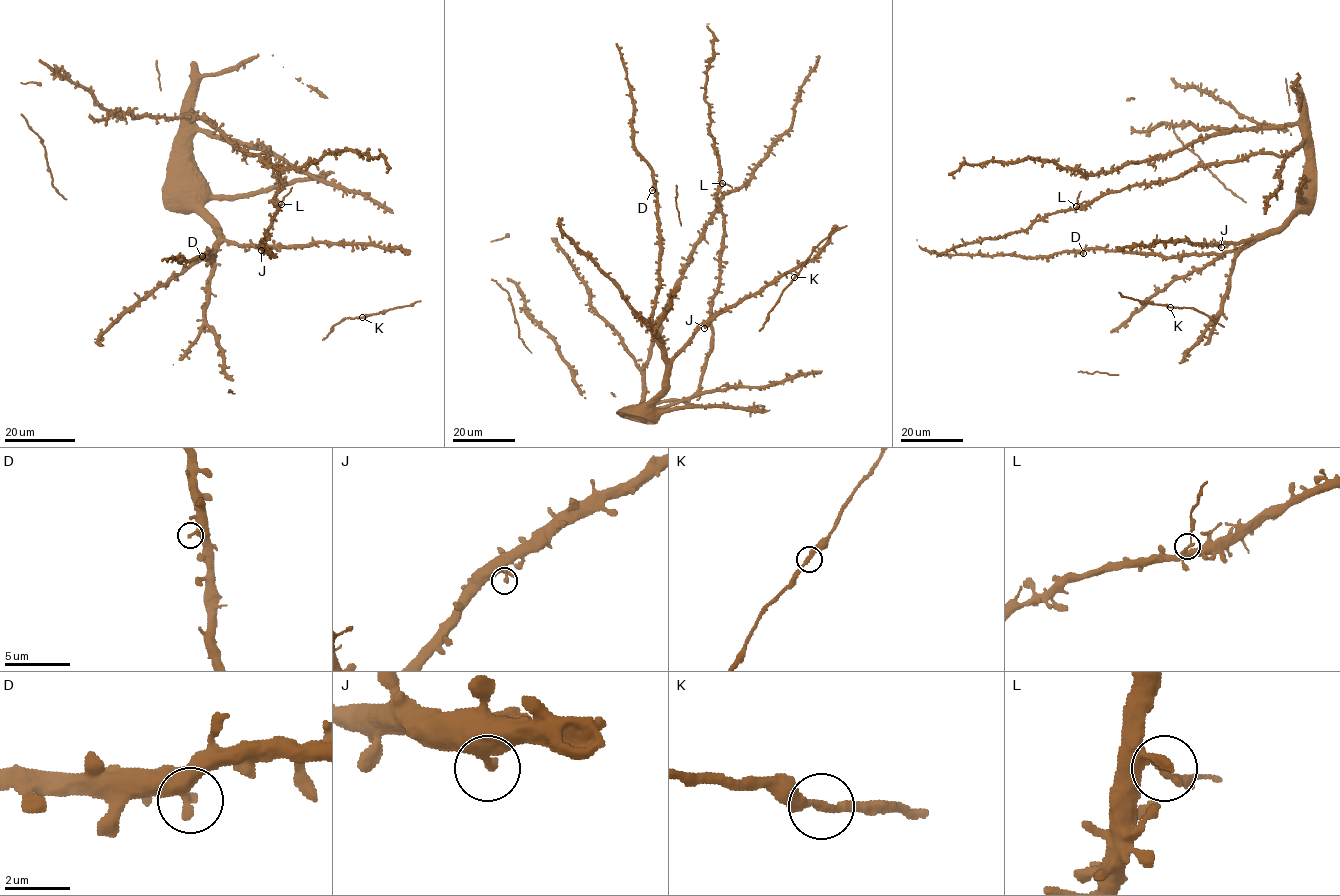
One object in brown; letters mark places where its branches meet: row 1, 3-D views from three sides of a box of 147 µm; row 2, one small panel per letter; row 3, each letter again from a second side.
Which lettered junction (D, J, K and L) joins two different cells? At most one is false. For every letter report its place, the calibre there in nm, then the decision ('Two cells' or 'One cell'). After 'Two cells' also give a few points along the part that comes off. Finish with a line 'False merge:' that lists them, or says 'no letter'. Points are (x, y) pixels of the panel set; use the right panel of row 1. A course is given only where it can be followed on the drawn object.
D: Place: (1083, 253). Thickness 190 nm. One cell
J: Place: (1221, 247). Thickness 240 nm. One cell
K: Place: (1170, 307). Thickness 300 nm. One cell
L: Place: (1076, 206). Thickness 200 nm. Two cells. Course of the part to remove: (1076, 207), (1081, 191)
False merge: L

